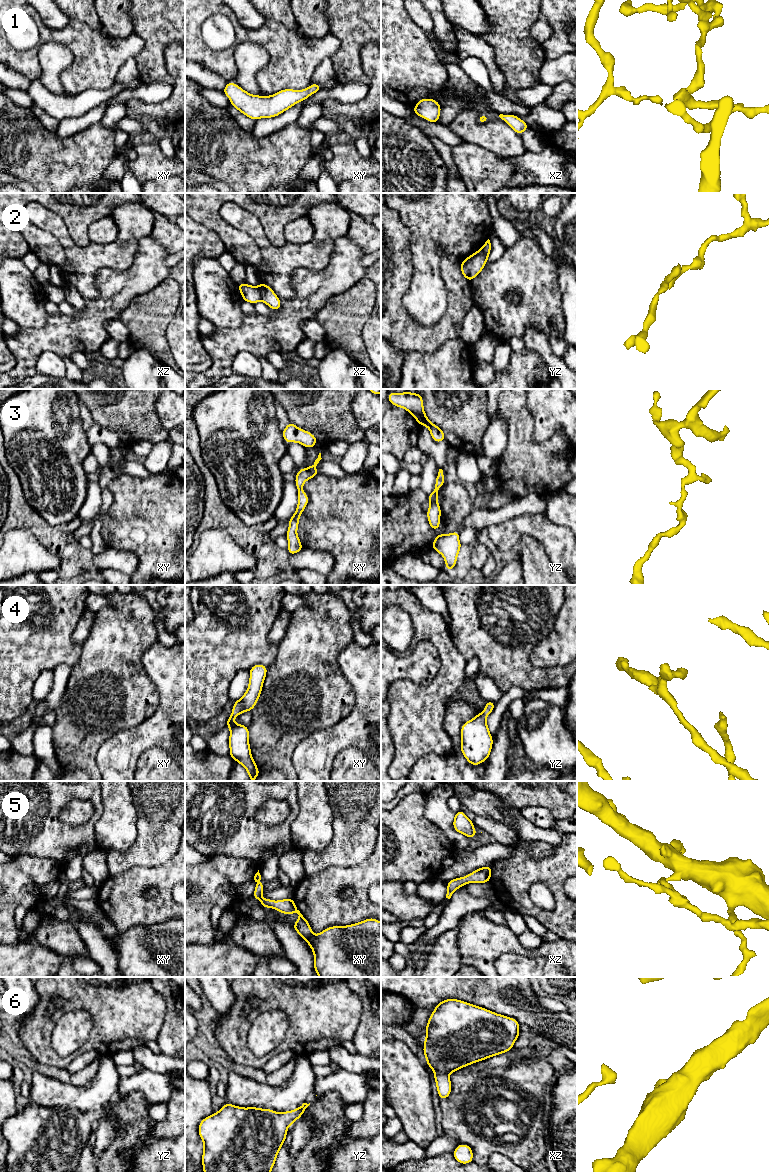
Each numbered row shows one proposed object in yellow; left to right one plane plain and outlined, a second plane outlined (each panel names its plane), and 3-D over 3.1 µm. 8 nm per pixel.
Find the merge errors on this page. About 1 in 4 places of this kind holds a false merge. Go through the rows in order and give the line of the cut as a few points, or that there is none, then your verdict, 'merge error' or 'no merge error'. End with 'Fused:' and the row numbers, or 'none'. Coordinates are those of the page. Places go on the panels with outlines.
1: cut none; no merge error
2: cut xz (257, 287), (261, 300); merge error
3: cut none; no merge error
4: cut none; no merge error
5: cut none; no merge error
6: cut none; no merge error
Fused: 2

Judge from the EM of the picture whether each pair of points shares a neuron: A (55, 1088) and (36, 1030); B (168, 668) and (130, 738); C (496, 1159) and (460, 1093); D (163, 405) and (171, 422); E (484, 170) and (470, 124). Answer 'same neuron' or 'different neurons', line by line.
A: different neurons
B: same neuron
C: different neurons
D: same neuron
E: different neurons

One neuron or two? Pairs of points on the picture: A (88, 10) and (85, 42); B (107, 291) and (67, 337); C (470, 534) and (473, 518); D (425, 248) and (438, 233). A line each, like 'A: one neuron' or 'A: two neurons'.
A: two neurons
B: one neuron
C: two neurons
D: one neuron

